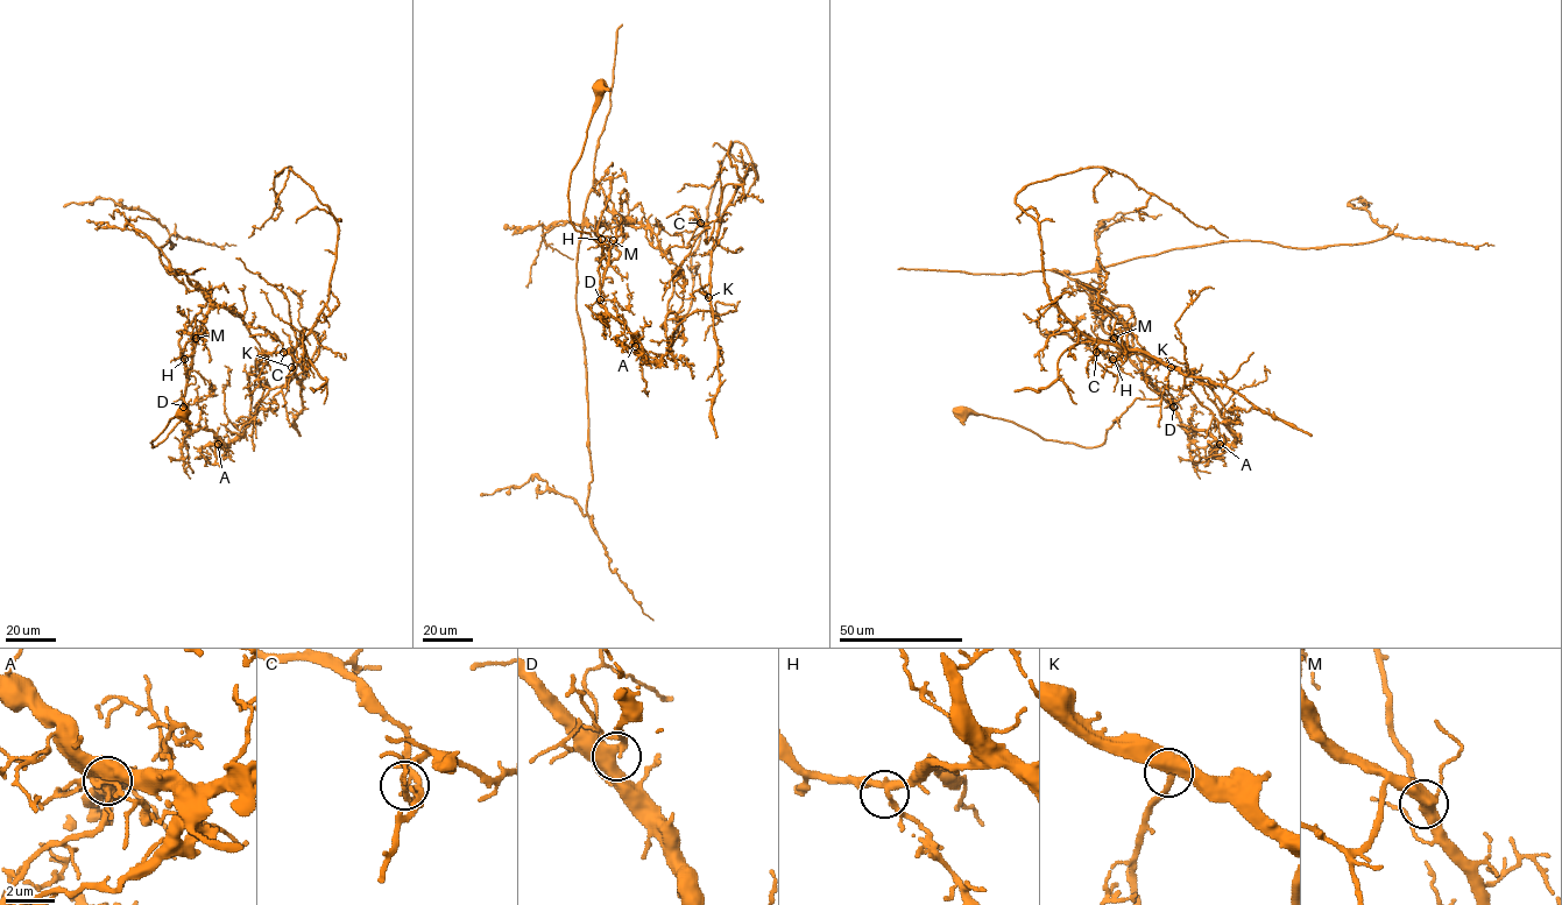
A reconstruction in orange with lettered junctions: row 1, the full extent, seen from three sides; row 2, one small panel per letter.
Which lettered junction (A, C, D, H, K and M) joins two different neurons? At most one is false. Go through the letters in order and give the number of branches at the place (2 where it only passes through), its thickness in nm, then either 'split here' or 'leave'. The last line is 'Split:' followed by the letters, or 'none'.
A: 4 | 200 nm | leave
C: 4 | 160 nm | split here
D: 4 | 420 nm | leave
H: 3 | 260 nm | leave
K: 3 | 200 nm | leave
M: 4 | 340 nm | leave
Split: C

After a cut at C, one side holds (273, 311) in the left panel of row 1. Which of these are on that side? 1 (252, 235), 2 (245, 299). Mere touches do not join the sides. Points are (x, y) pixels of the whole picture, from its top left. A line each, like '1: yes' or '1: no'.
1: yes
2: no

